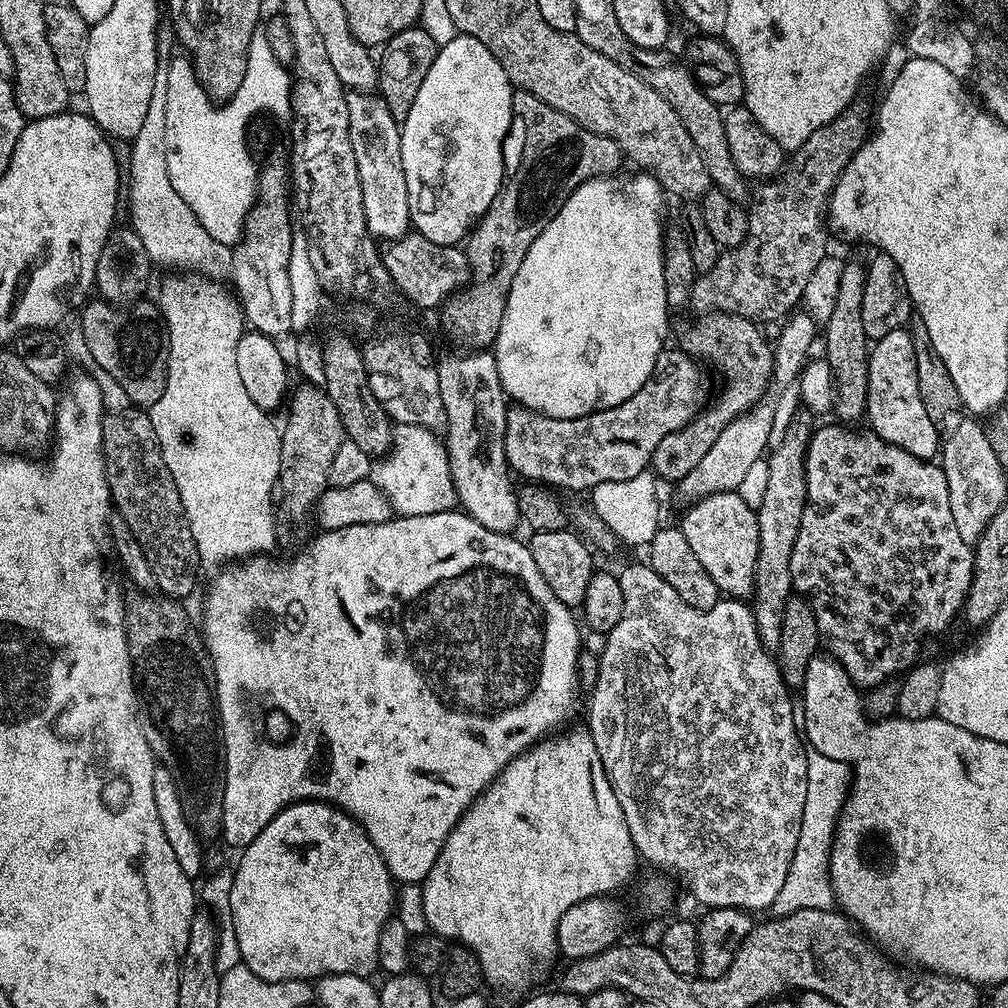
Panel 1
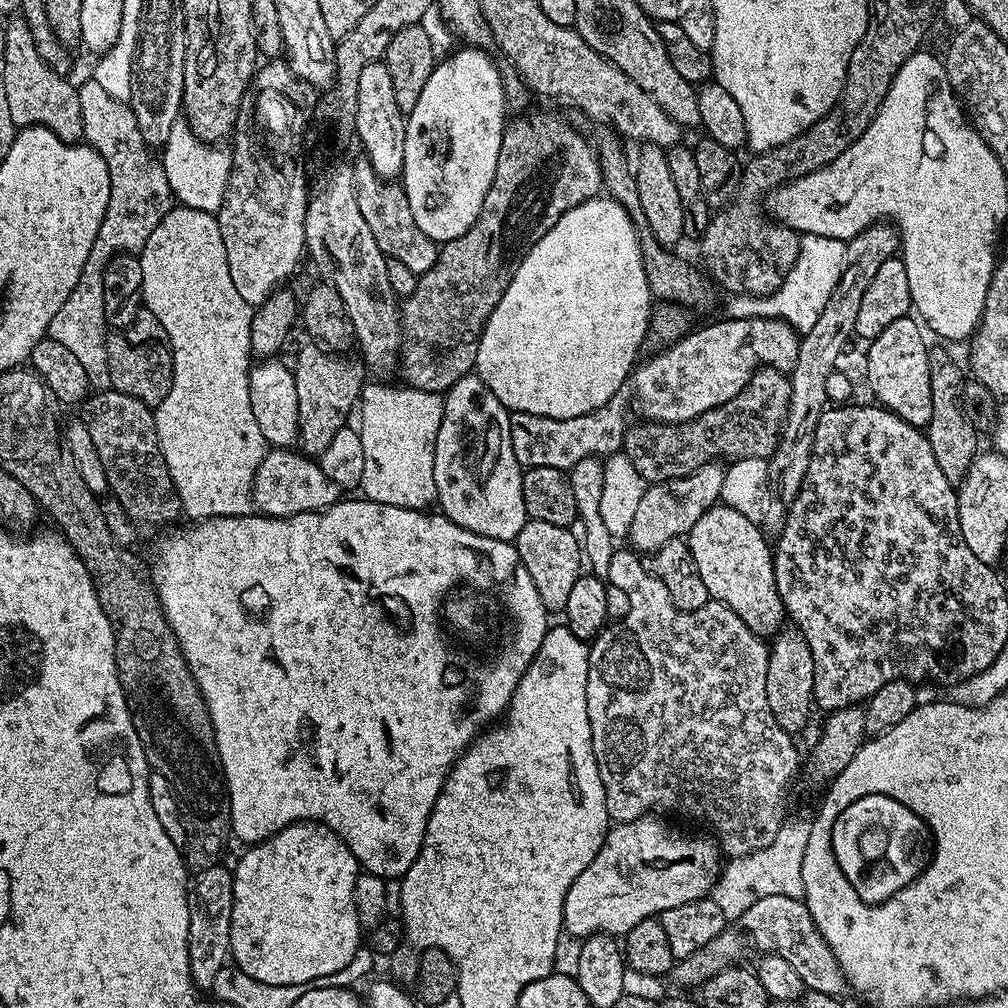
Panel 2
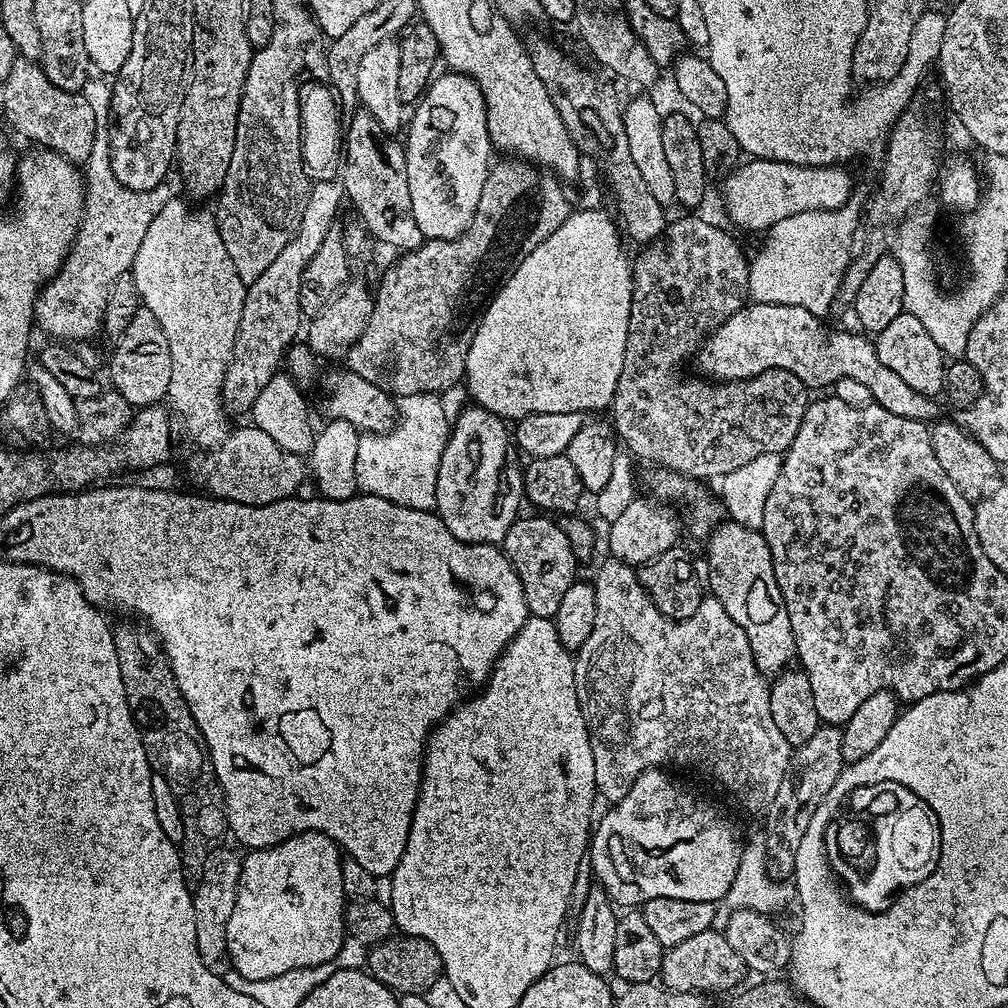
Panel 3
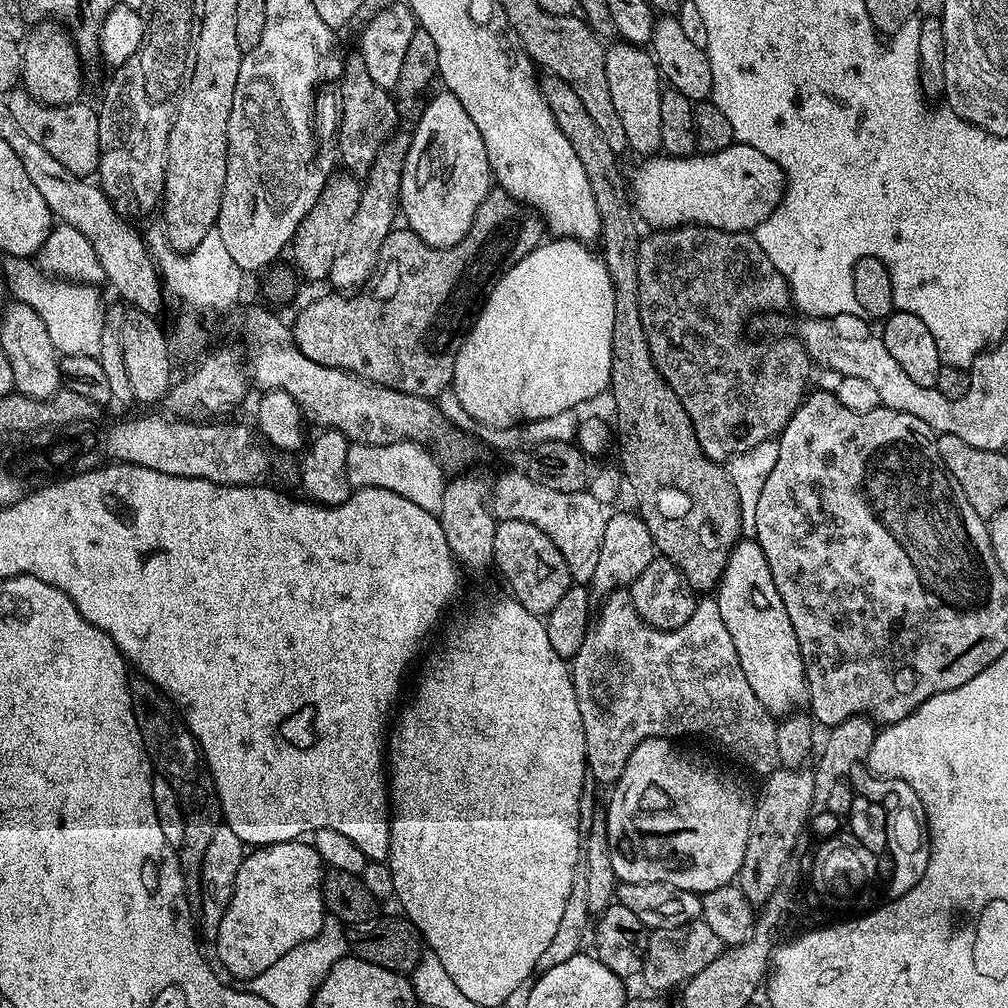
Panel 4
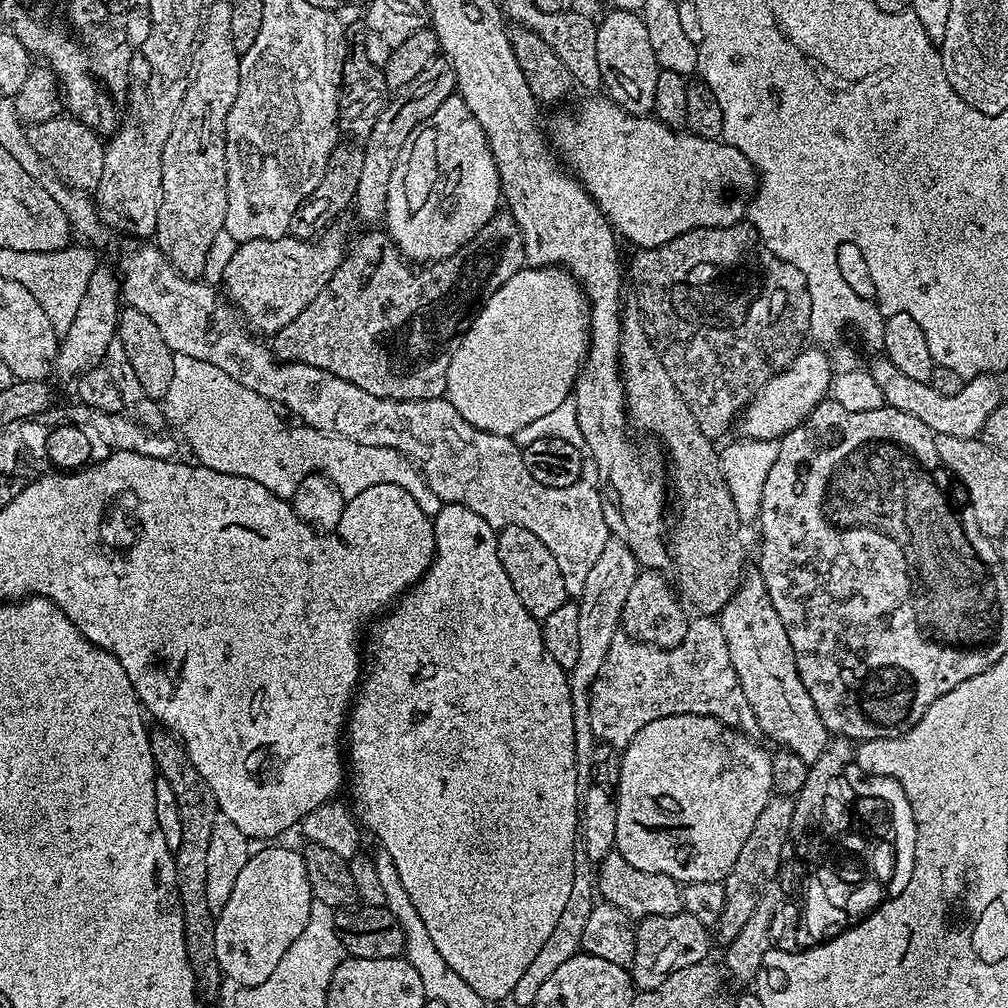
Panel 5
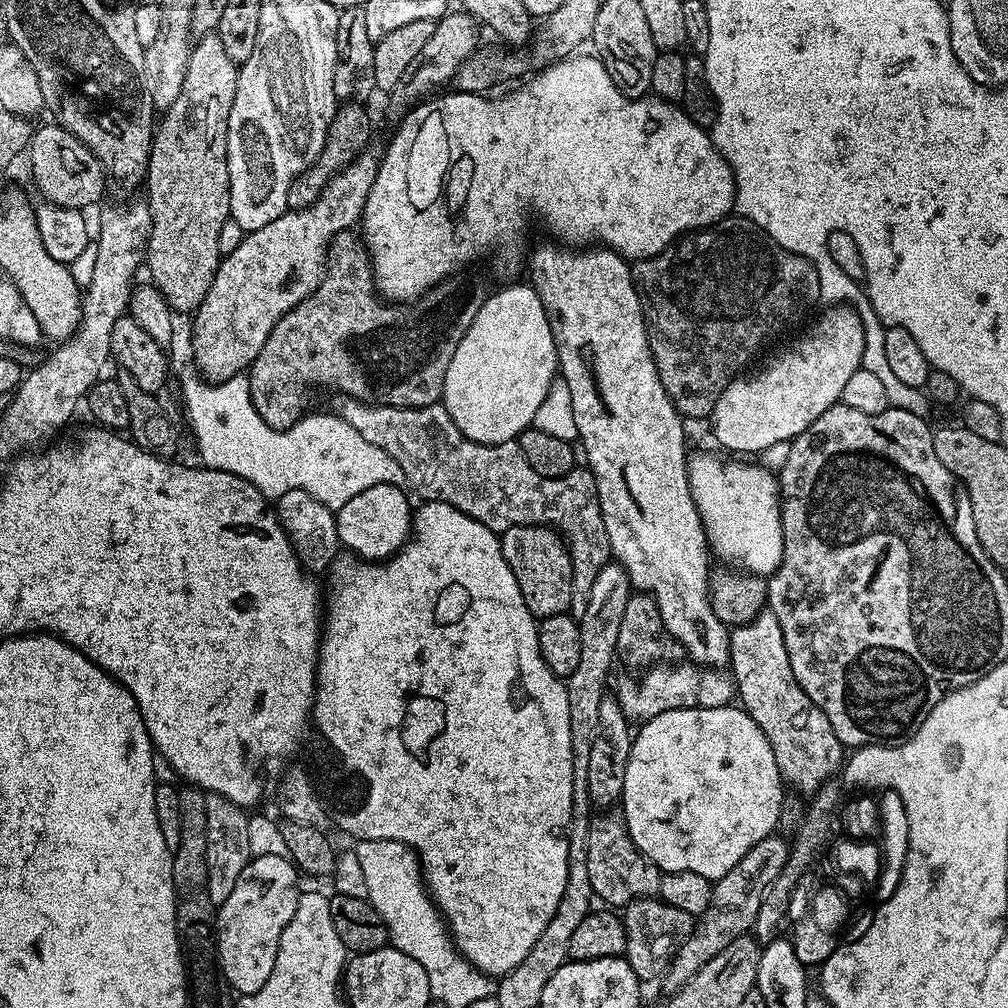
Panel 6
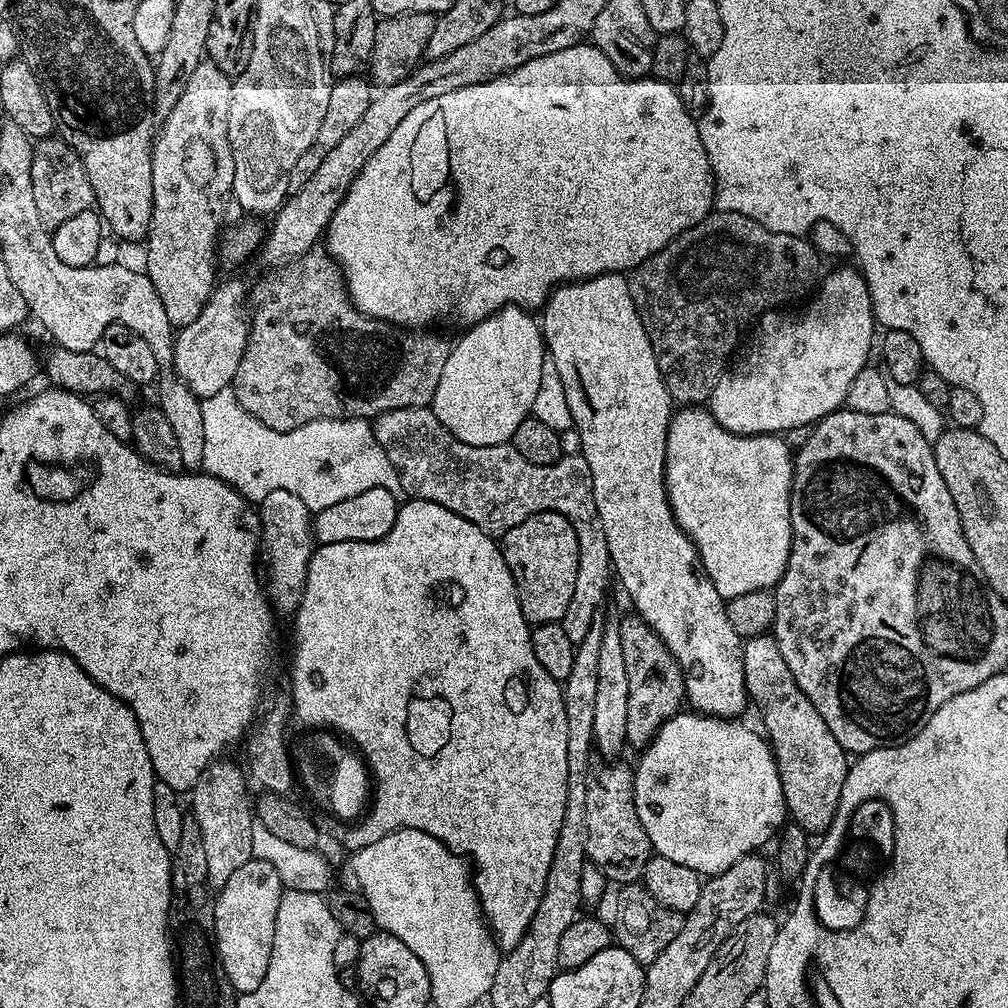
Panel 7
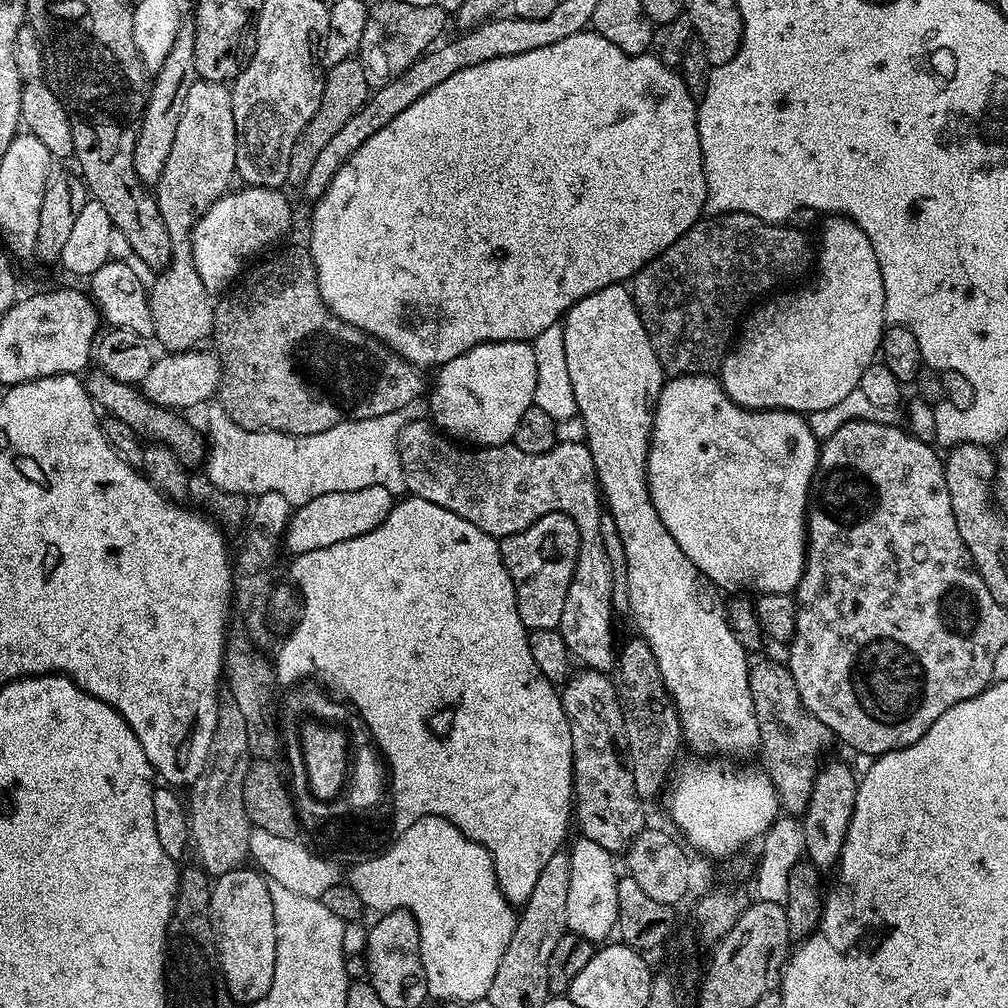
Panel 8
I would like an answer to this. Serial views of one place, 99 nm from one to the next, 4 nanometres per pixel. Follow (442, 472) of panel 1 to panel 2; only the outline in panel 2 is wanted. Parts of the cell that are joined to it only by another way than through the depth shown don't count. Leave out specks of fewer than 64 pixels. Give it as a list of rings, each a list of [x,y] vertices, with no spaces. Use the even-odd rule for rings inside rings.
[[[368,382],[360,389],[358,431],[362,438],[363,469],[359,491],[365,500],[373,500],[386,506],[424,510],[434,500],[434,396],[433,393],[411,386],[387,388],[384,384],[387,383]]]

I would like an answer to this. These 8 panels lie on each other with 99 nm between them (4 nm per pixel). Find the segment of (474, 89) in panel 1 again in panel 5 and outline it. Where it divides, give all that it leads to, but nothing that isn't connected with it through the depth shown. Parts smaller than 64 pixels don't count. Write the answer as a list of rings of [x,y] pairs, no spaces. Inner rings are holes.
[[[453,94],[450,98],[446,98],[446,102],[442,102],[442,106],[438,106],[438,110],[434,110],[434,114],[430,114],[426,123],[416,129],[416,135],[409,138],[406,146],[402,146],[402,154],[398,154],[398,163],[394,166],[394,174],[390,174],[390,186],[386,194],[386,210],[383,219],[386,231],[396,247],[400,249],[400,255],[405,260],[423,266],[434,260],[450,258],[450,254],[462,250],[462,246],[466,246],[466,242],[470,242],[470,238],[474,238],[474,234],[478,234],[478,230],[482,230],[482,226],[486,226],[490,222],[490,218],[501,207],[501,204],[500,179],[486,134],[482,130],[482,126],[478,126],[478,118],[474,118],[474,114],[470,114],[466,102],[458,94]]]

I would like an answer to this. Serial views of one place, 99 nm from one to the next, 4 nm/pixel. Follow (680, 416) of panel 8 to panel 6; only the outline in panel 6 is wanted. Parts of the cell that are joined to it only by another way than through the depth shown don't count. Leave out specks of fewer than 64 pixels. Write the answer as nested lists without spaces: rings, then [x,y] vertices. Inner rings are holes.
[[[693,451],[688,458],[688,485],[690,486],[690,494],[694,500],[694,506],[700,515],[700,521],[704,527],[704,536],[708,540],[708,547],[711,555],[713,557],[716,555],[717,558],[720,559],[720,562],[731,566],[733,569],[750,572],[753,576],[762,576],[767,578],[771,576],[773,572],[776,572],[782,560],[782,550],[784,549],[784,543],[782,542],[782,524],[780,522],[780,505],[782,501],[778,491],[777,477],[760,462],[755,462],[755,464],[743,464],[743,462],[740,461],[743,459],[728,458],[728,461],[724,464],[723,458],[725,459],[725,457],[723,455],[720,456],[715,456],[712,452]]]

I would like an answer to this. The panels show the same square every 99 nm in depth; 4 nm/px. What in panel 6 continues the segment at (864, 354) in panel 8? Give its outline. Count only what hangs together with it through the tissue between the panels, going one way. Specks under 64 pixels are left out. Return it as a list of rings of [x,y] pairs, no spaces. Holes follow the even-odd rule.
[[[829,307],[829,312],[822,313],[761,372],[731,380],[726,390],[722,390],[710,423],[725,453],[761,454],[774,442],[793,441],[810,426],[810,422],[814,422],[814,418],[840,403],[846,381],[854,375],[854,370],[861,368],[864,344],[863,324],[853,311],[842,308],[845,307]]]

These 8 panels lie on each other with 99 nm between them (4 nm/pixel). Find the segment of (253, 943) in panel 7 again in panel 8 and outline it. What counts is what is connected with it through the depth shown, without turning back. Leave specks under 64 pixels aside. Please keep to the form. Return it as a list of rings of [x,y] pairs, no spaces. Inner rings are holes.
[[[241,866],[215,877],[210,914],[224,986],[237,1005],[250,1006],[270,990],[270,982],[274,978],[276,935],[268,880],[252,866]]]

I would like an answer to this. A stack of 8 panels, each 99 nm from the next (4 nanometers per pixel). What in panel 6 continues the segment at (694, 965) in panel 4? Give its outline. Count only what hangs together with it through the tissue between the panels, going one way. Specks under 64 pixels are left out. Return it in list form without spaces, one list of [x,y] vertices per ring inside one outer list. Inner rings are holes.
[[[659,898],[635,900],[623,909],[622,919],[626,930],[626,950],[624,956],[634,974],[642,982],[663,977],[676,951],[690,938],[694,927],[694,918],[678,906],[670,906]]]

